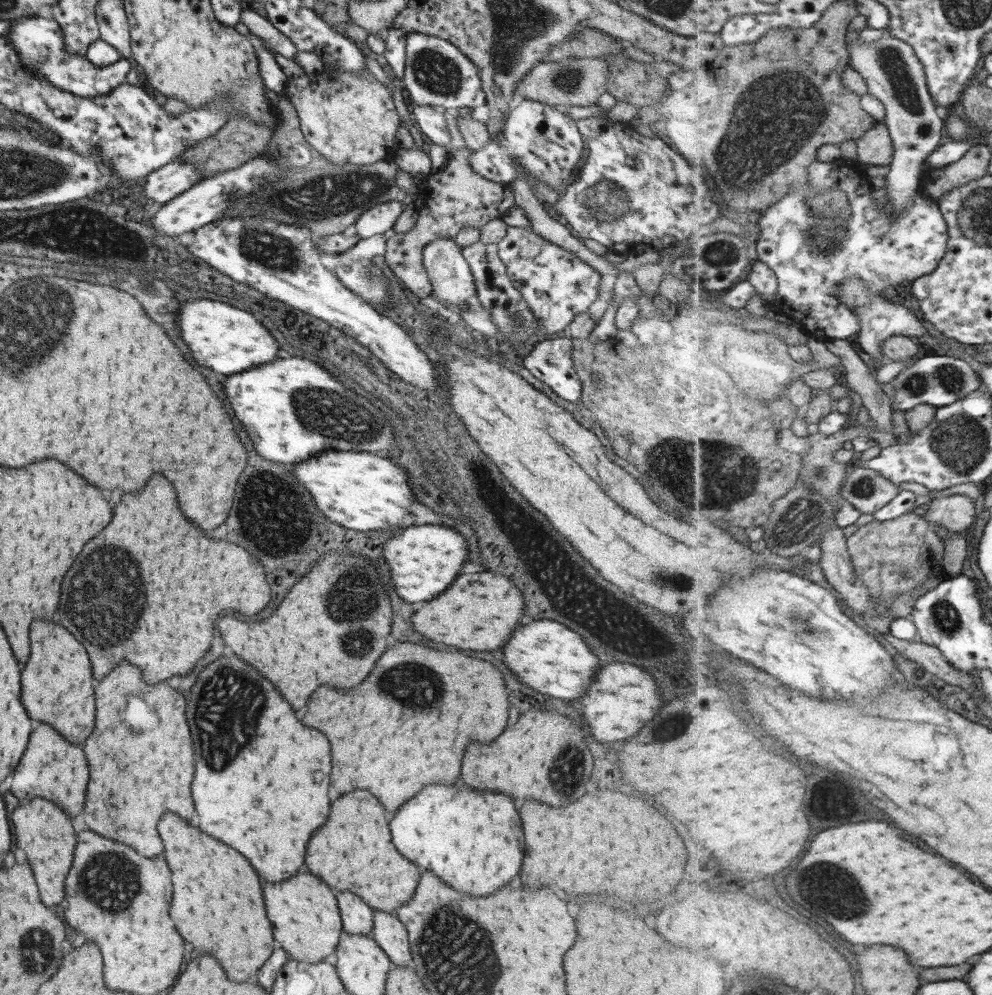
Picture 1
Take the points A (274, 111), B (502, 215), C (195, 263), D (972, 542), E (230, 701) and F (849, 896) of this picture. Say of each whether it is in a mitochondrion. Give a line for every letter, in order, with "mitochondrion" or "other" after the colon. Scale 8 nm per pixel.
A: other
B: other
C: other
D: other
E: mitochondrion
F: mitochondrion

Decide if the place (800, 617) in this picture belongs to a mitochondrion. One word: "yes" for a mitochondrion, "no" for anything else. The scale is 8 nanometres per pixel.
yes

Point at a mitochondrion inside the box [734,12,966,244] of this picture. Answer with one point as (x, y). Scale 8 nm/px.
(892, 62)

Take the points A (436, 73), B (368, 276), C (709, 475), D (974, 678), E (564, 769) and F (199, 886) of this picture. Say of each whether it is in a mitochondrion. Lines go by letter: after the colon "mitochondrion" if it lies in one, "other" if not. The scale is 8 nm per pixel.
A: mitochondrion
B: mitochondrion
C: mitochondrion
D: other
E: mitochondrion
F: other

